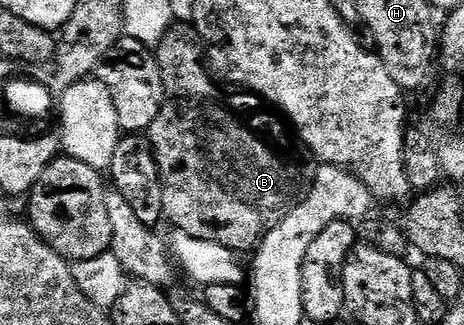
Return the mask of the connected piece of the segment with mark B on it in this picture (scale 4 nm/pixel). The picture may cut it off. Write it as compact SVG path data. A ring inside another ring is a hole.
M174 24L165 32L161 42L155 46L155 52L157 54L157 62L159 63L159 71L163 75L165 102L162 109L165 110L165 113L159 111L155 123L151 123L151 127L147 130L147 144L152 149L153 157L157 161L160 173L163 207L165 208L164 220L166 222L170 221L174 225L172 228L176 232L186 233L195 239L219 243L223 247L234 251L242 251L241 249L249 249L248 251L256 250L257 246L261 244L261 240L305 198L305 194L308 193L309 188L313 185L313 180L317 174L318 162L303 148L293 126L289 124L277 106L266 101L258 93L252 93L250 89L243 89L232 83L222 83L214 76L210 66L207 64L206 42L192 24Z

